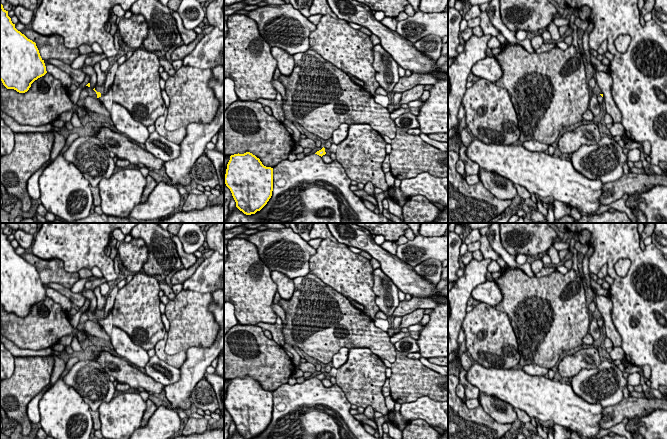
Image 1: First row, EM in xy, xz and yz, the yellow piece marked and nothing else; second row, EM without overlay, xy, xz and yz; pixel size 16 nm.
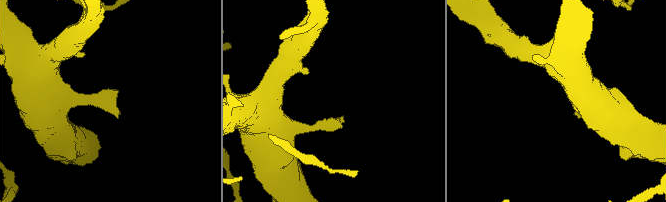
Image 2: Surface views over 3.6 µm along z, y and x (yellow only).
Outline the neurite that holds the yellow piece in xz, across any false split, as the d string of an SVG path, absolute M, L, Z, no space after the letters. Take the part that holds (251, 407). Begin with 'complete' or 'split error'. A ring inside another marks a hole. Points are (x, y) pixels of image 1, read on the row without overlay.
complete | M250 376L230 380L224 406L236 431L246 439L260 435L273 415L273 392L266 391Z

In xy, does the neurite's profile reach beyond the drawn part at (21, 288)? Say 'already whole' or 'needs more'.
already whole

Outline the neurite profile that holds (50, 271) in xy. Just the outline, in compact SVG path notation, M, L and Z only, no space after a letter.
M24 253L21 257L36 267L40 280L44 285L58 283L70 289L80 279L78 272L67 272L63 261L60 259L45 260L32 253Z

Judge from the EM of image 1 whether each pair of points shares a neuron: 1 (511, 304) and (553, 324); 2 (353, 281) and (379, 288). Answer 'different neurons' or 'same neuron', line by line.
1: same neuron
2: different neurons

